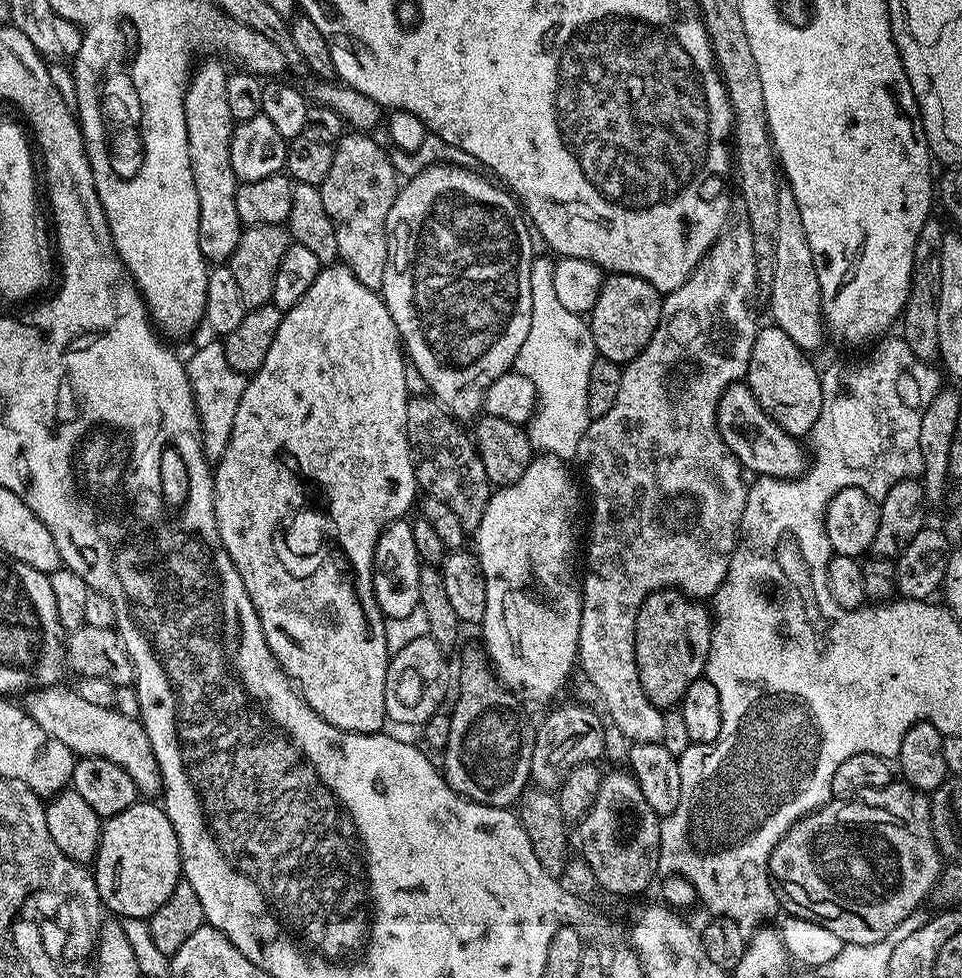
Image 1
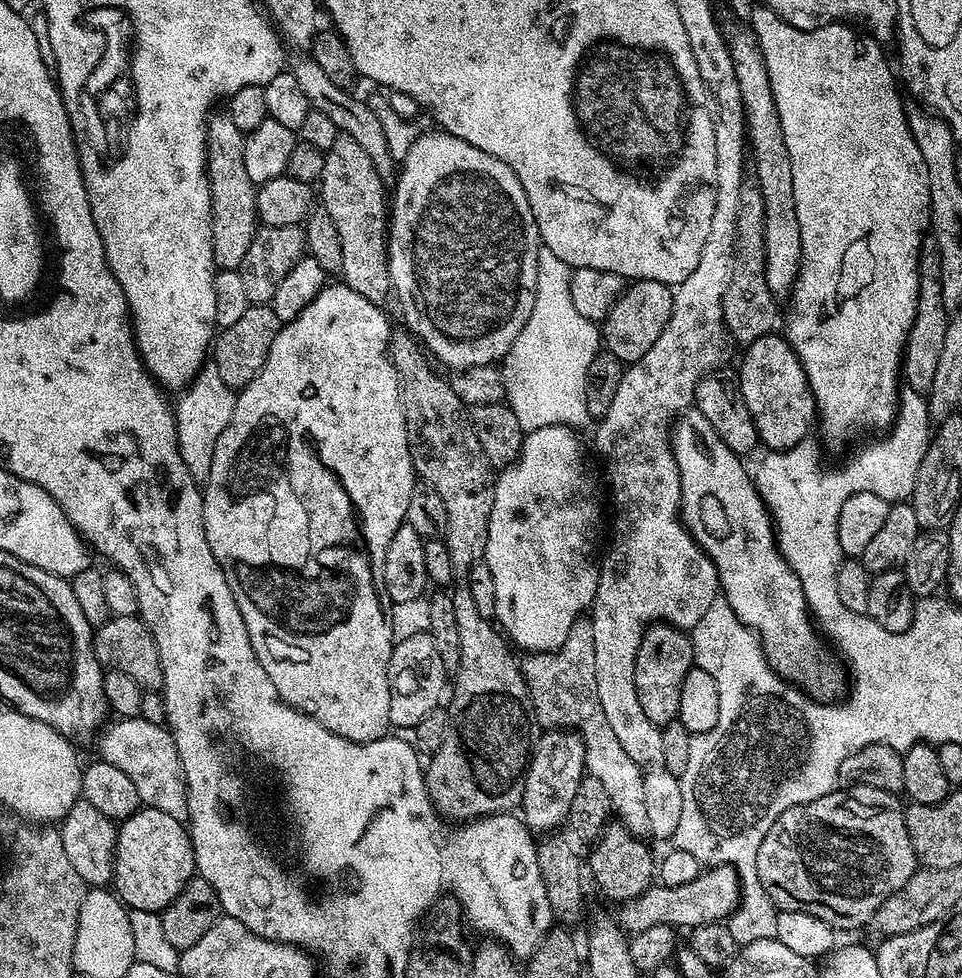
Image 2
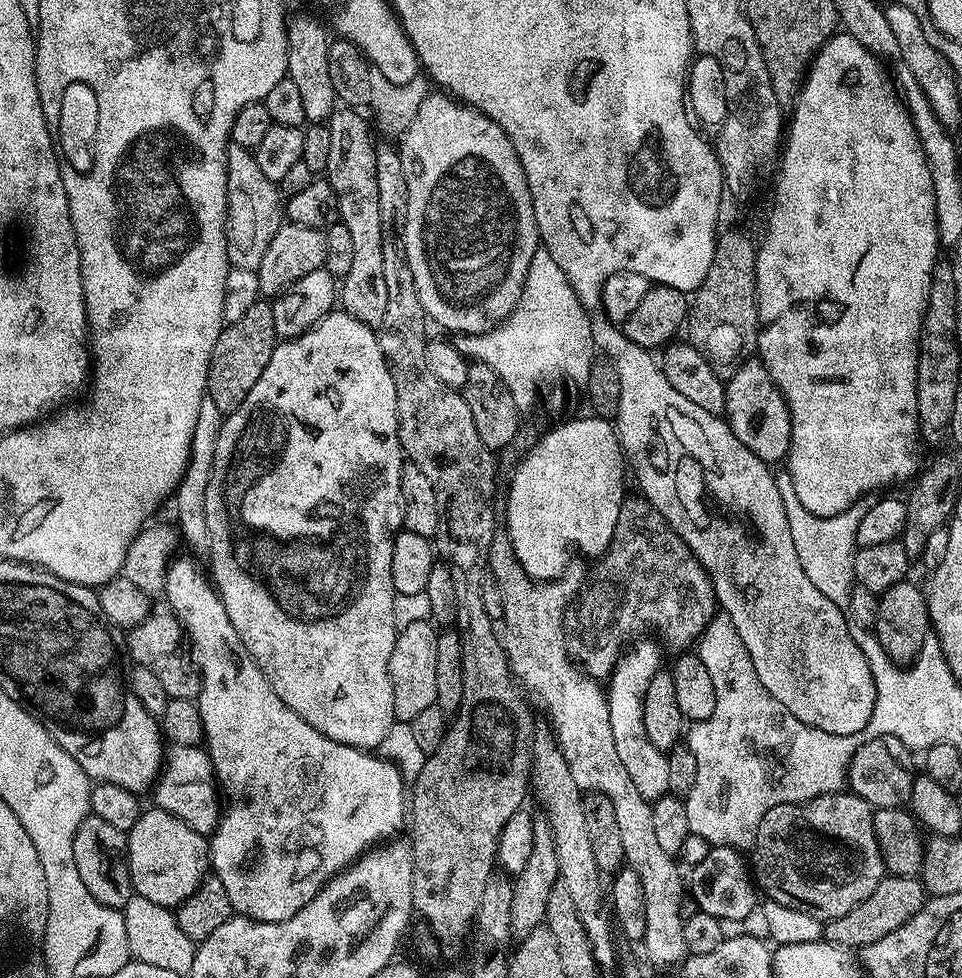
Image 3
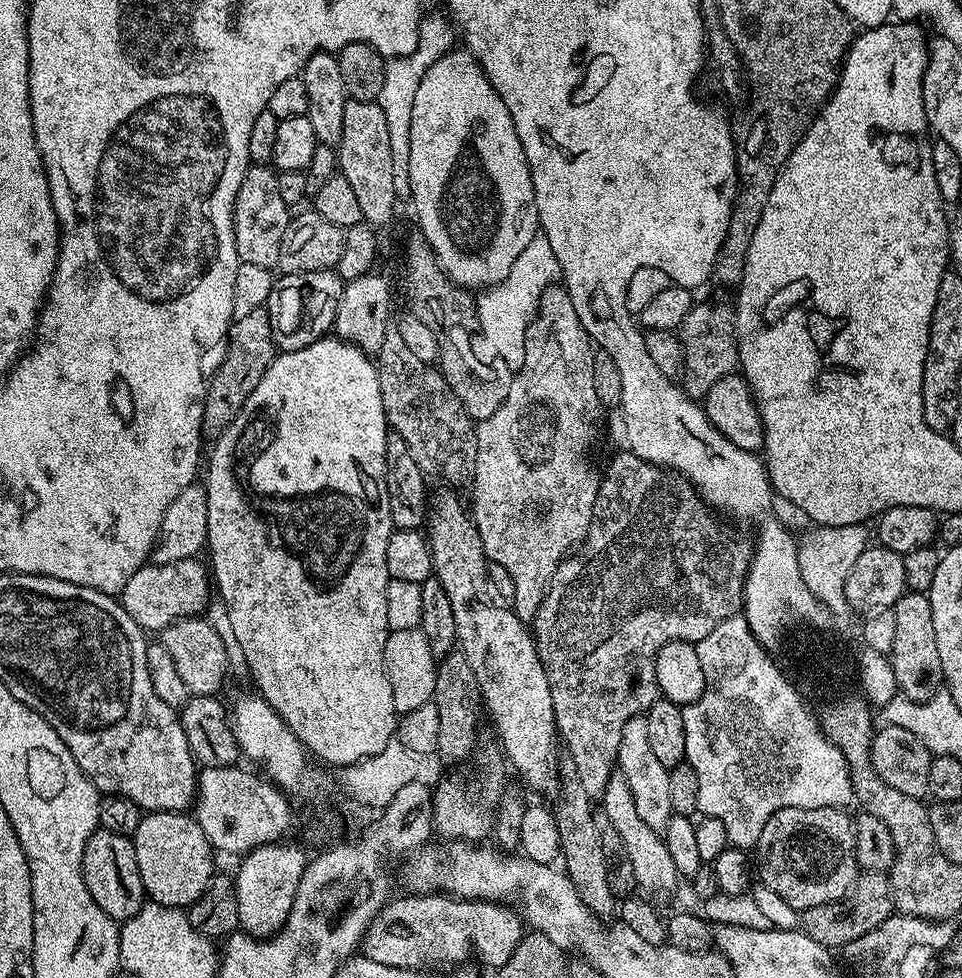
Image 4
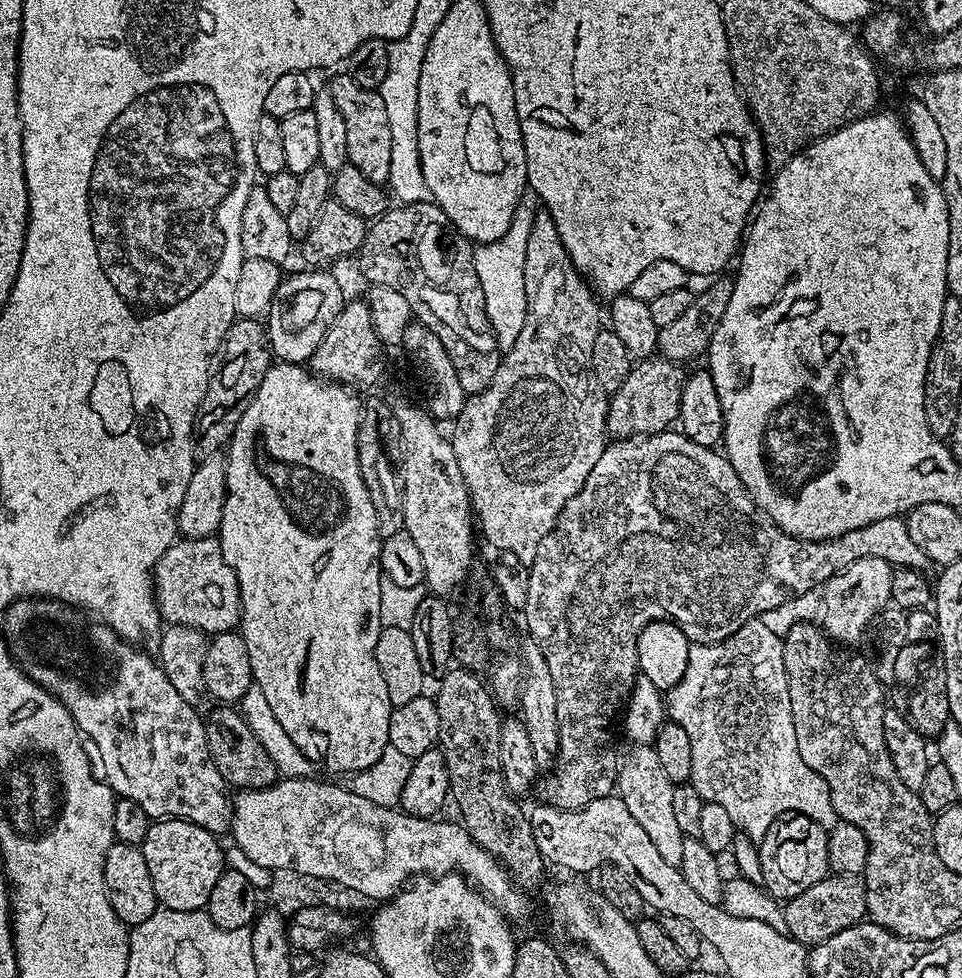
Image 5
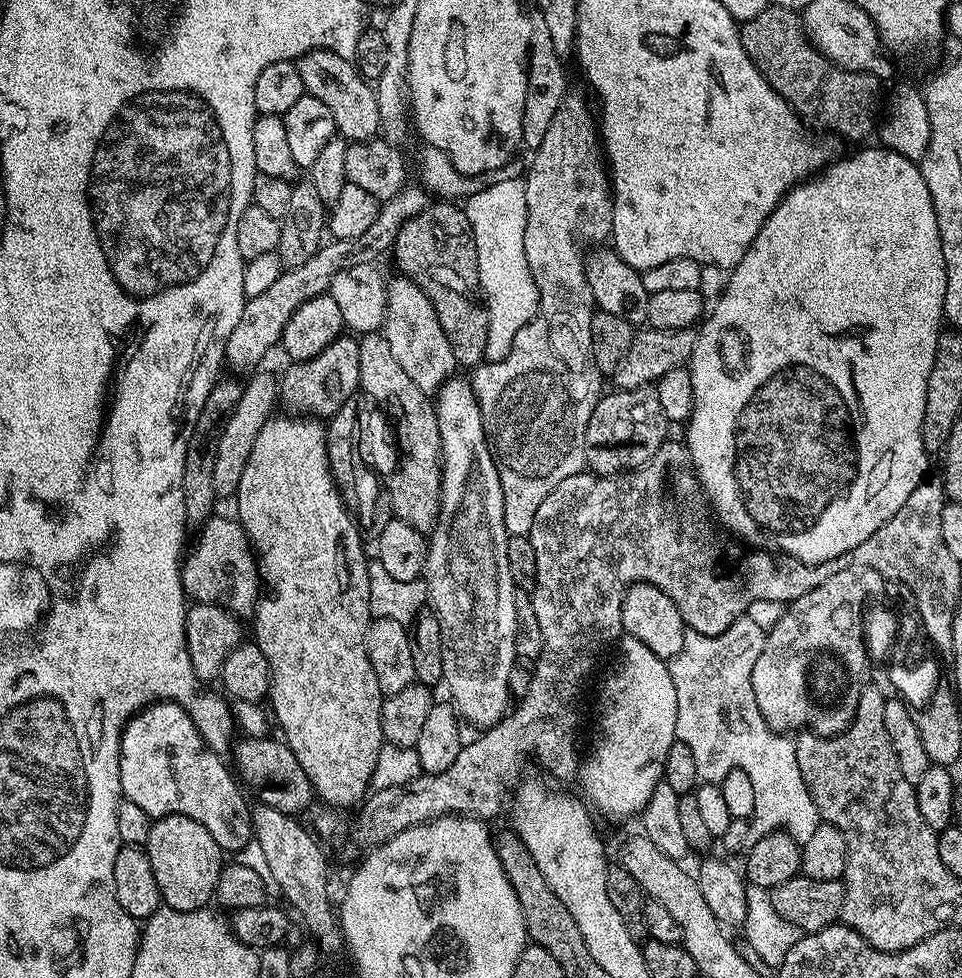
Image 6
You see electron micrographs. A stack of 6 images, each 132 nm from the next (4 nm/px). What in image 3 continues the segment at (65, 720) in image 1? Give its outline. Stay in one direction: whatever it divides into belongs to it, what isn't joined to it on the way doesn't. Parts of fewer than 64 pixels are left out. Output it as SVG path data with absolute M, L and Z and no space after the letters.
M171 745L167 749L159 775L154 783L156 792L155 807L174 814L174 818L182 818L190 830L211 837L216 831L222 811L222 796L218 791L216 775L212 772L212 760L203 747Z

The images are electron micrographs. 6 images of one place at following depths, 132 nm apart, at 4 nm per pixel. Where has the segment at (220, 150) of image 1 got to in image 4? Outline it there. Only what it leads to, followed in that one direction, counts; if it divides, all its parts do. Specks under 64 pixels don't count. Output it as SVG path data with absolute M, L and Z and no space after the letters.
M252 164L238 186L236 205L232 208L234 218L234 246L238 250L240 263L275 269L280 262L282 234L290 219L290 205L282 202L278 191L278 178L271 167Z

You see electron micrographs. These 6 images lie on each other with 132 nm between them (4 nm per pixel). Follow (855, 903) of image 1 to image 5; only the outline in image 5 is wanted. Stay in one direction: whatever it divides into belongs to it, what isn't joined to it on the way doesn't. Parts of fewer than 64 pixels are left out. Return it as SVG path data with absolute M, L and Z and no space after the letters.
M801 812L779 816L758 843L761 860L761 885L774 899L786 902L802 890L810 890L814 882L830 875L828 867L828 829L806 818Z

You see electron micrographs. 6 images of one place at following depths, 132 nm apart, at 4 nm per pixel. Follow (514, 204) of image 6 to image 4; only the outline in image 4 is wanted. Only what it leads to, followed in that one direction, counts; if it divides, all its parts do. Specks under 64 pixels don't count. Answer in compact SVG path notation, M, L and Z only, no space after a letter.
M538 234L534 238L530 238L526 250L522 250L522 254L518 254L518 259L515 260L514 266L510 266L510 272L506 274L506 278L502 278L502 282L498 282L493 286L493 288L483 289L483 291L475 297L474 303L476 305L476 318L478 321L479 331L482 333L482 336L484 331L485 337L483 336L483 339L486 341L486 344L486 339L488 339L489 346L493 348L489 349L494 353L497 360L504 360L508 368L515 370L522 366L522 362L524 361L524 347L526 346L526 330L532 325L532 319L536 317L536 311L540 308L540 299L542 298L542 294L547 288L553 287L553 285L555 285L560 279L561 275L560 267L558 266L558 258L554 258L554 250L550 247L550 238L546 238L543 234Z

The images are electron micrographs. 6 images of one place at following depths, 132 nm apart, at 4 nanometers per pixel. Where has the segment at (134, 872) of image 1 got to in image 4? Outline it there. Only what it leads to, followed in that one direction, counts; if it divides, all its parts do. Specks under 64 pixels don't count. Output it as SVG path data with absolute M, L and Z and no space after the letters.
M150 812L141 815L138 830L130 838L134 858L138 858L138 874L142 874L145 897L151 903L187 909L212 881L212 843L202 834L195 815L184 812Z

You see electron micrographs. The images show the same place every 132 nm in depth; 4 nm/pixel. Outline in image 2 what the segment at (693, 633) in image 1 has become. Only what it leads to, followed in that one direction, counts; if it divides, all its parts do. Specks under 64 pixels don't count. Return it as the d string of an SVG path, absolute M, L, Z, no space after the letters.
M653 622L645 628L634 662L634 686L638 690L638 703L650 722L663 726L679 717L682 682L686 682L686 674L693 666L692 637L687 631L663 622Z

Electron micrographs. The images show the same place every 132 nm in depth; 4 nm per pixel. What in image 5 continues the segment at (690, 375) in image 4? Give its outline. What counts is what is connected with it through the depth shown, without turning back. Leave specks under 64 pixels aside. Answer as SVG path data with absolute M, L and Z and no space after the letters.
M649 358L637 363L622 382L618 391L611 393L608 400L608 418L606 428L609 433L617 432L620 438L632 438L639 434L641 437L652 436L655 432L667 432L677 423L680 415L680 392L684 389L686 372L677 361L663 358Z

